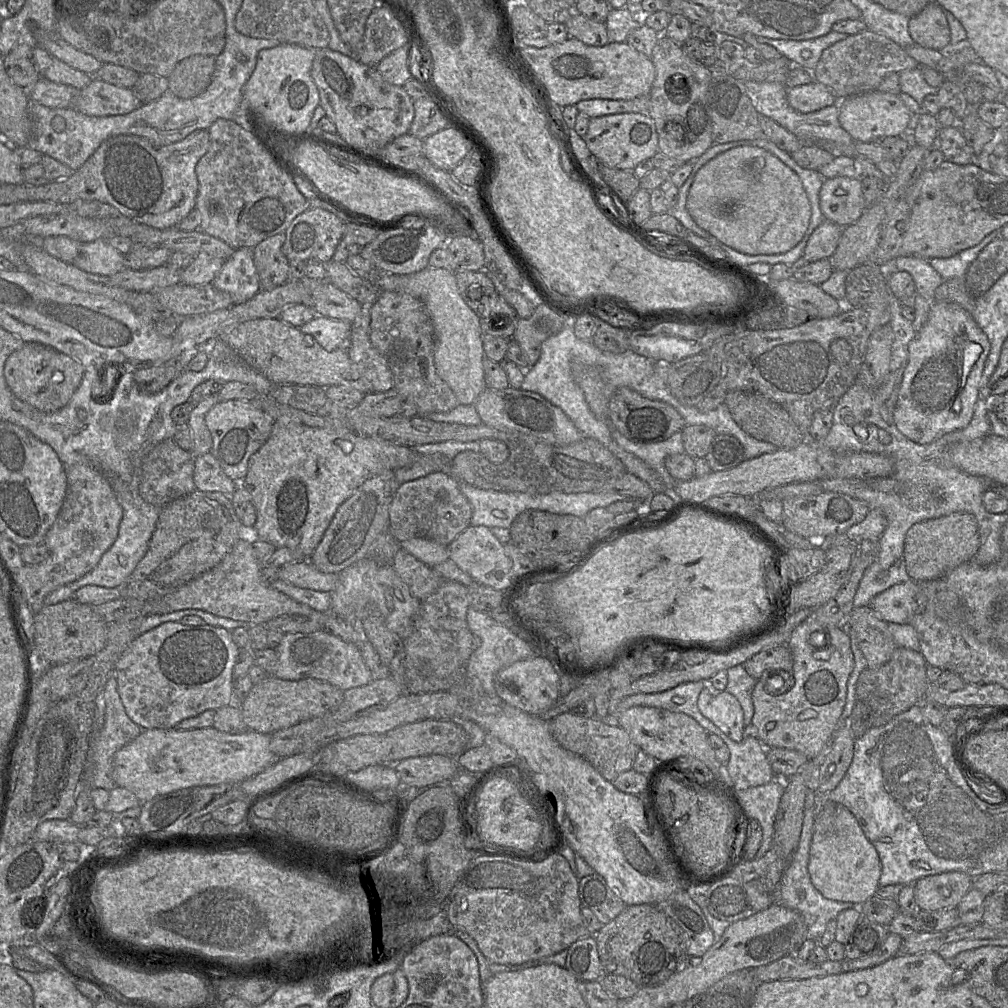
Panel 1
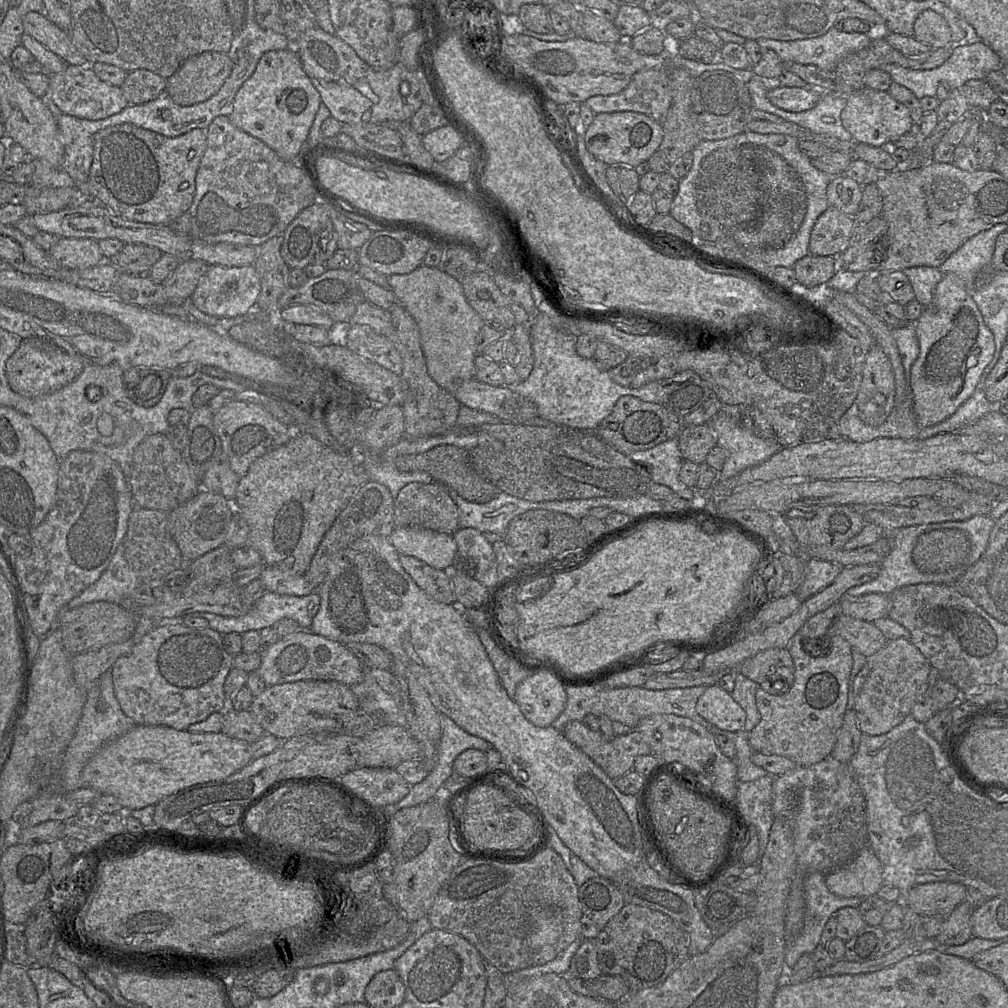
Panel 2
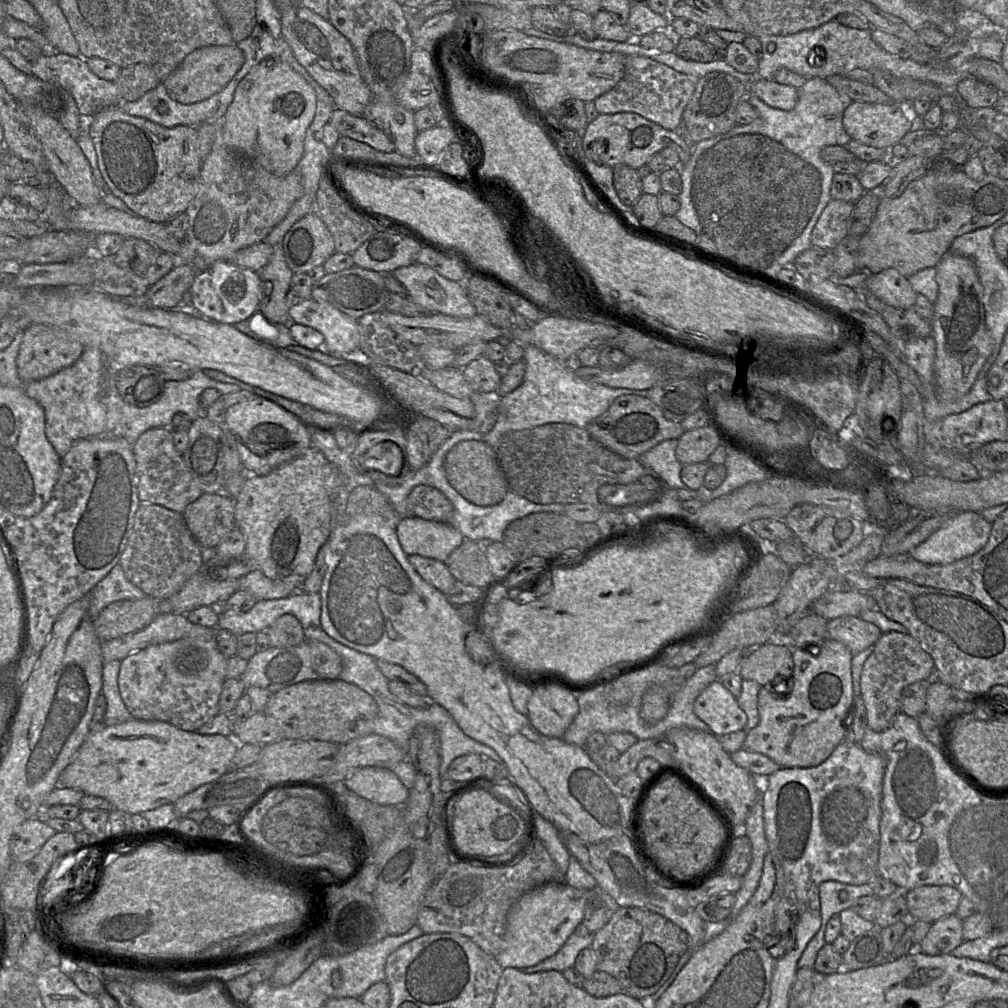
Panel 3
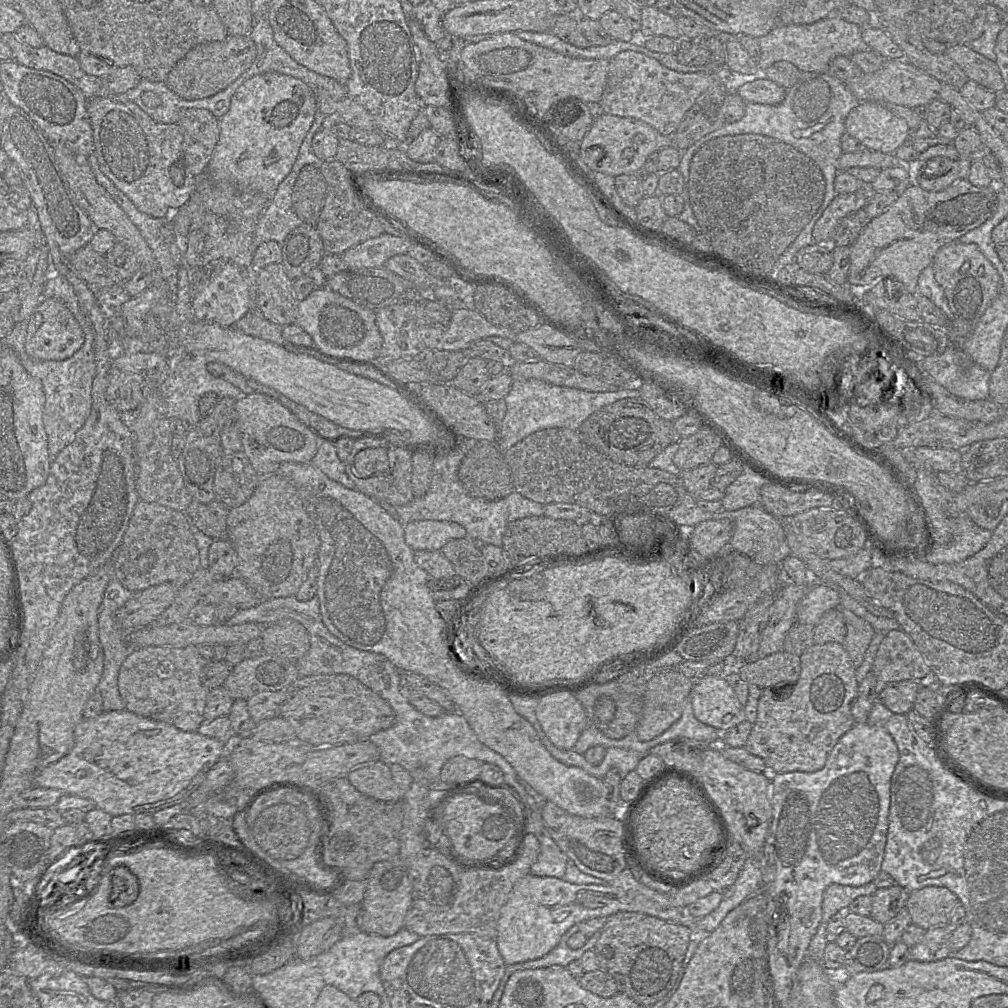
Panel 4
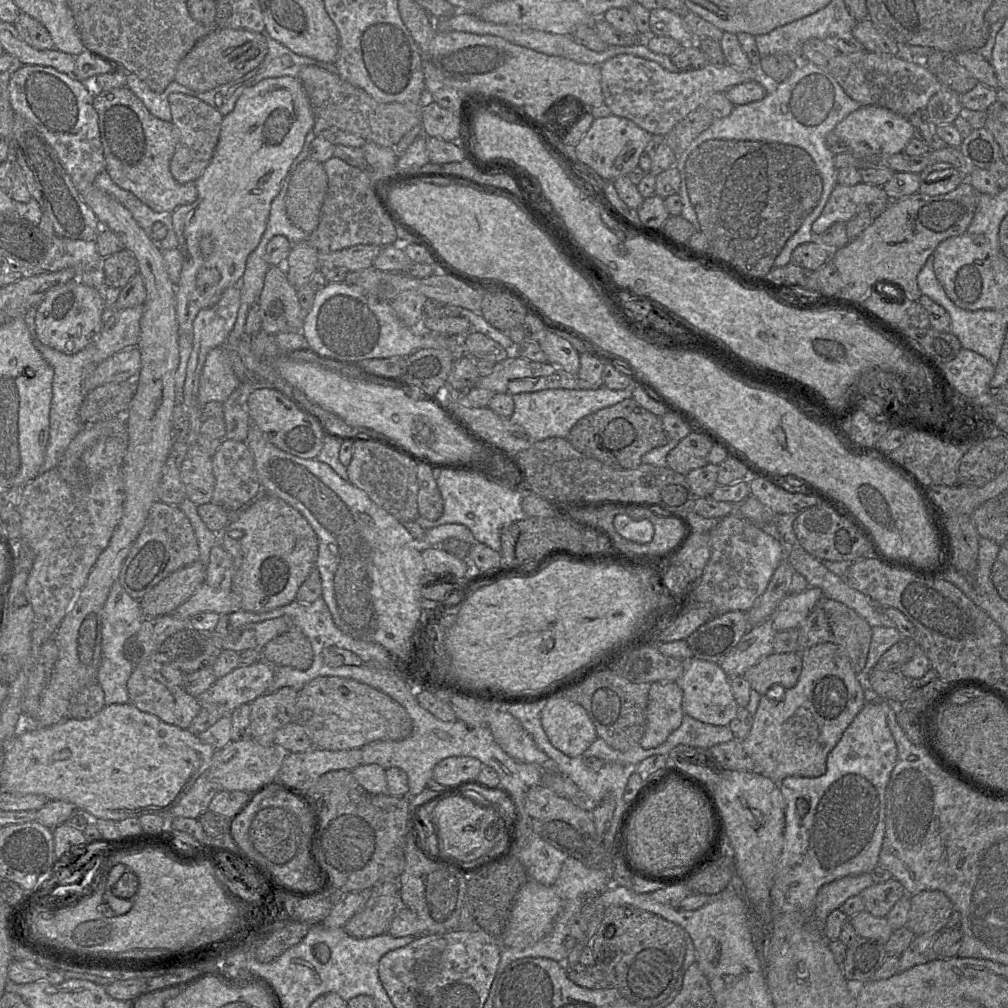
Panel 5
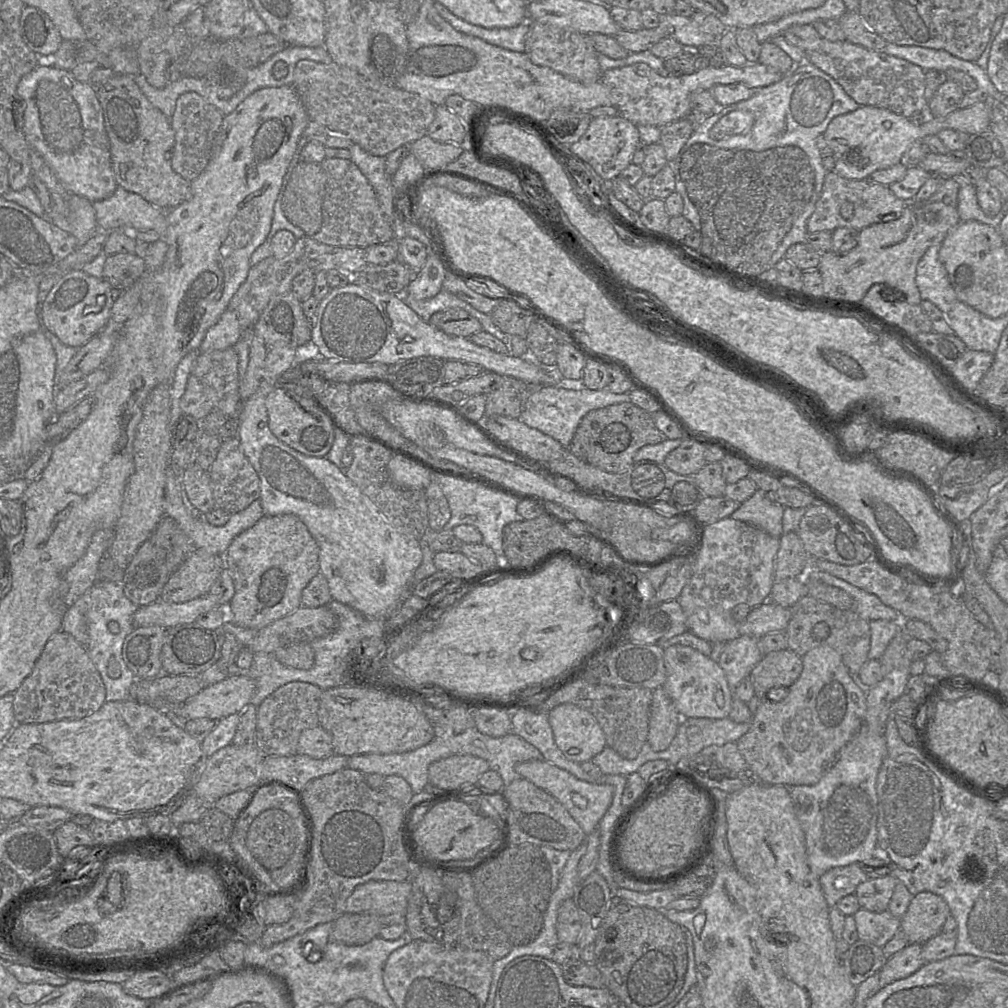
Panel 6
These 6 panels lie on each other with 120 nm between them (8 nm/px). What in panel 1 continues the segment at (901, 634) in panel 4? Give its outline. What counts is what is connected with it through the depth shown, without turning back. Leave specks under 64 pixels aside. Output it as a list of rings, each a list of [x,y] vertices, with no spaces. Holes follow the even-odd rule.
[[[896,647],[885,664],[876,669],[866,668],[861,672],[856,683],[856,700],[867,705],[871,727],[885,725],[896,715],[924,702],[924,693],[929,684],[927,666],[919,651]]]

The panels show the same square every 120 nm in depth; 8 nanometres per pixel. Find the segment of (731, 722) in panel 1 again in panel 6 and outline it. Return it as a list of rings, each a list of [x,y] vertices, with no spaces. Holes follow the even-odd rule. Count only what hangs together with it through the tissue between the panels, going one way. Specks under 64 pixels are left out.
[[[677,644],[664,648],[664,663],[667,678],[663,688],[682,718],[724,719],[729,716],[733,701],[733,690],[729,688],[725,673],[715,657],[705,656],[689,646]]]

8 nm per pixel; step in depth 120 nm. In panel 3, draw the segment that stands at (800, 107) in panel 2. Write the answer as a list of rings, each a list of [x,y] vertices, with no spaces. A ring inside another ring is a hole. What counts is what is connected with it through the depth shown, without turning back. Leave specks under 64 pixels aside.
[[[754,77],[748,85],[748,94],[753,94],[772,108],[792,110],[798,100],[797,88],[774,80]]]

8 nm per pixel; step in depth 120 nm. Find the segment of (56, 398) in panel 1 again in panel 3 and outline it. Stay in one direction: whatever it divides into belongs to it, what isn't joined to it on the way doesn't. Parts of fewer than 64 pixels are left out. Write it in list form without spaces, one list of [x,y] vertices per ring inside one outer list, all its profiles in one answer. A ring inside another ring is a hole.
[[[30,324],[23,333],[16,366],[18,376],[25,381],[41,380],[71,366],[84,350],[84,346],[71,339],[64,330],[50,325]]]

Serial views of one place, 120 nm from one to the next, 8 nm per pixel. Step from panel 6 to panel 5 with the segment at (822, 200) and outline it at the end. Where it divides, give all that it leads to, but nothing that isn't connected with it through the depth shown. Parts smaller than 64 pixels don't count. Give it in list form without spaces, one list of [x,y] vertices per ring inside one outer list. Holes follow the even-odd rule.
[[[863,182],[854,186],[836,184],[822,213],[812,224],[812,232],[819,235],[834,223],[847,223],[861,212],[869,212],[877,218],[890,202],[880,186]]]

